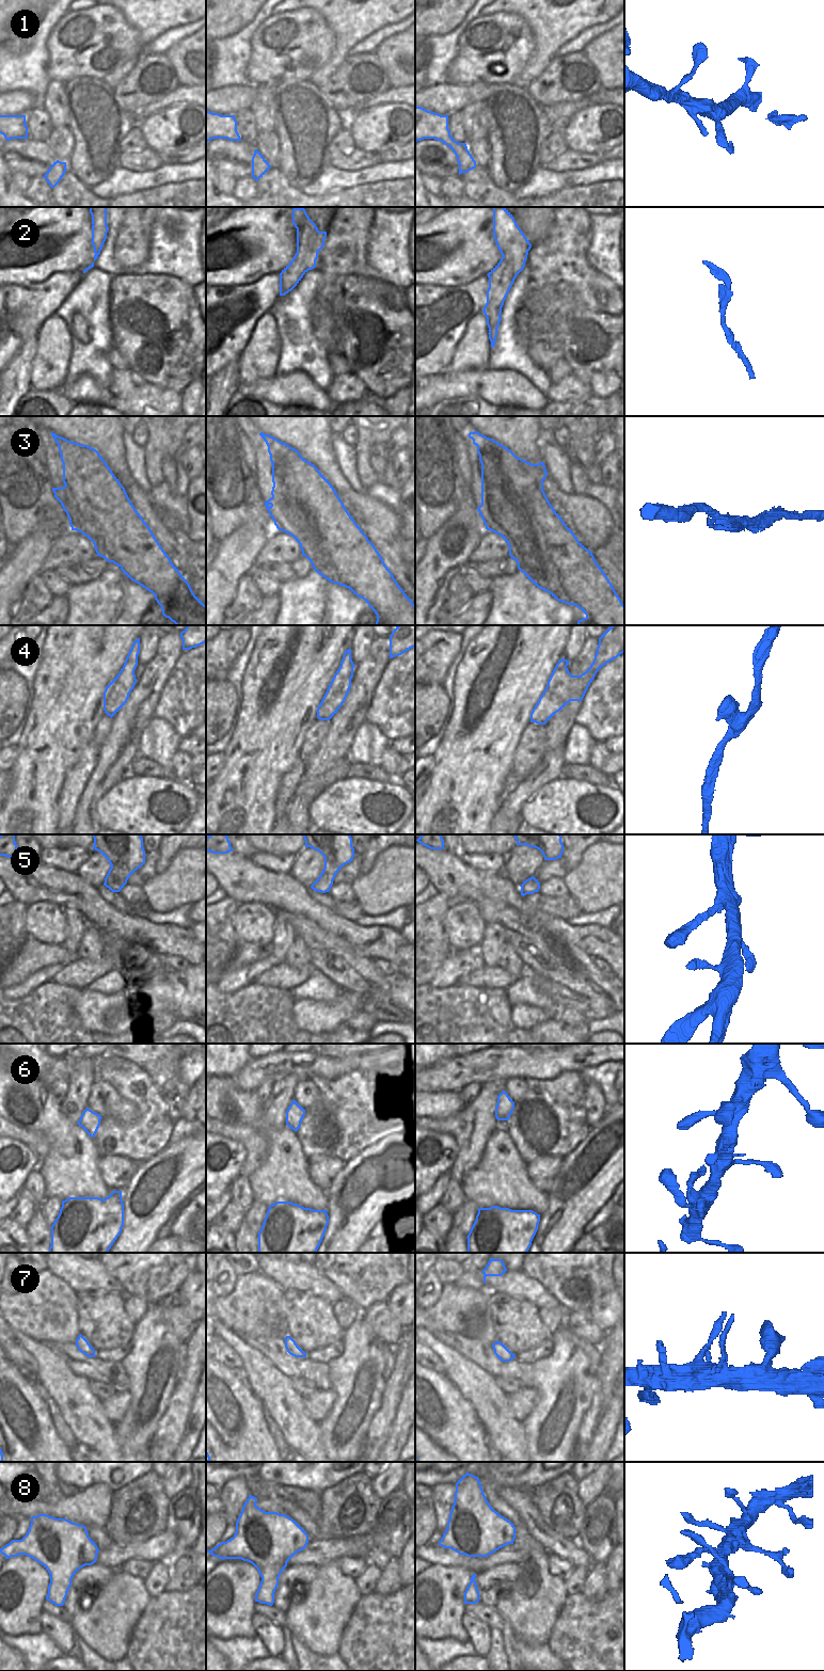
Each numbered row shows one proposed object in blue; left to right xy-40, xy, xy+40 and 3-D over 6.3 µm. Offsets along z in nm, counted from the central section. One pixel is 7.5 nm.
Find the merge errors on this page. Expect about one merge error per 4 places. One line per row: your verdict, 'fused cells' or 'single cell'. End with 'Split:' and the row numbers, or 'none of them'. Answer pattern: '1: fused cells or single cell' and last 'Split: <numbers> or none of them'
1: single cell
2: fused cells
3: fused cells
4: single cell
5: single cell
6: single cell
7: single cell
8: single cell
Split: 2, 3

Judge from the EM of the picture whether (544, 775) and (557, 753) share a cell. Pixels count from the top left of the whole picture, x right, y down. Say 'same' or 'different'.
same

